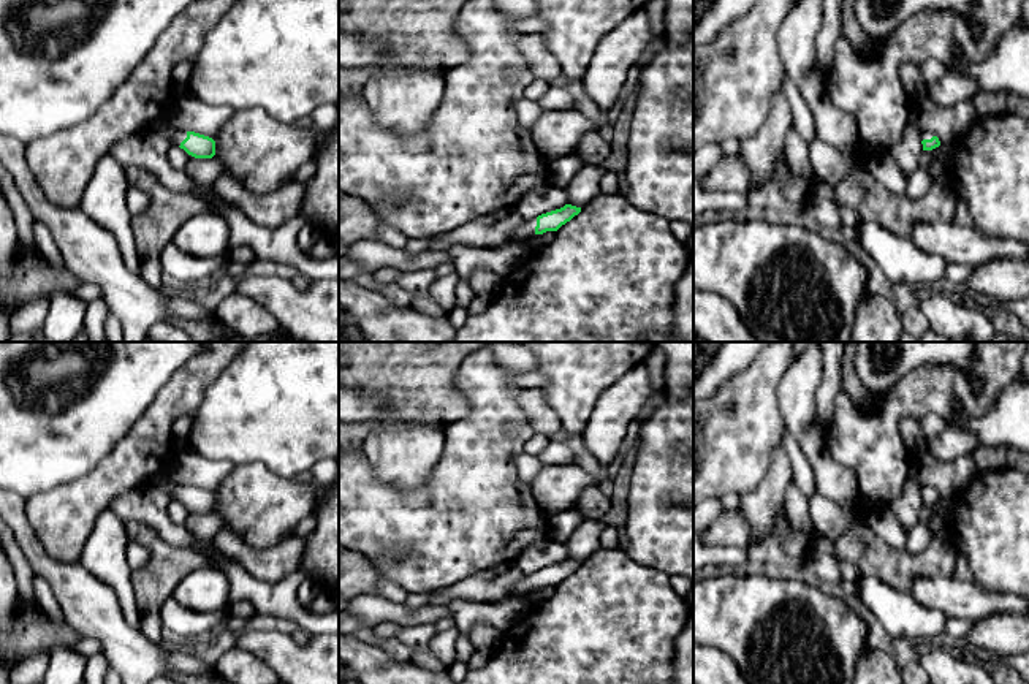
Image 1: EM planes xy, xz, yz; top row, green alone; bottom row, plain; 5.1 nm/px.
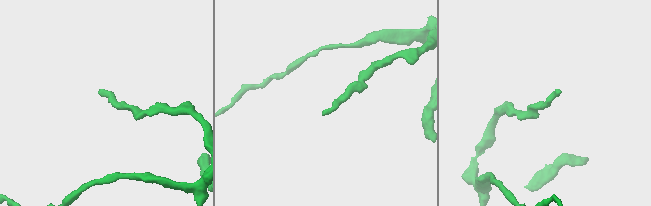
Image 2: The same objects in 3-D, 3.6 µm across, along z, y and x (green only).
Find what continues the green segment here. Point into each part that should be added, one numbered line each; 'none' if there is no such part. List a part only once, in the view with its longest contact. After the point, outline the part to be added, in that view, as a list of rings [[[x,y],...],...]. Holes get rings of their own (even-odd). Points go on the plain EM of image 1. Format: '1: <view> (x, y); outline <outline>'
1: xz (527, 581); outline [[[537,573],[522,575],[522,578],[511,589],[508,598],[519,598],[522,594],[535,589]]]

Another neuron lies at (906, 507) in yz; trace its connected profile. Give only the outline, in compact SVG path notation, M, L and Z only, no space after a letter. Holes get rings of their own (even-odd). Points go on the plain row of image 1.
M909 478L902 488L902 492L888 505L907 532L918 526L918 516L923 505L921 496L923 486L917 480Z

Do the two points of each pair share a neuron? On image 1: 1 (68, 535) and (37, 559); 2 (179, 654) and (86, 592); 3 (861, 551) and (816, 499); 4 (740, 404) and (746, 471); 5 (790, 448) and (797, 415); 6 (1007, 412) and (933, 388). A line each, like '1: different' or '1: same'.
1: different
2: same
3: different
4: same
5: different
6: different

